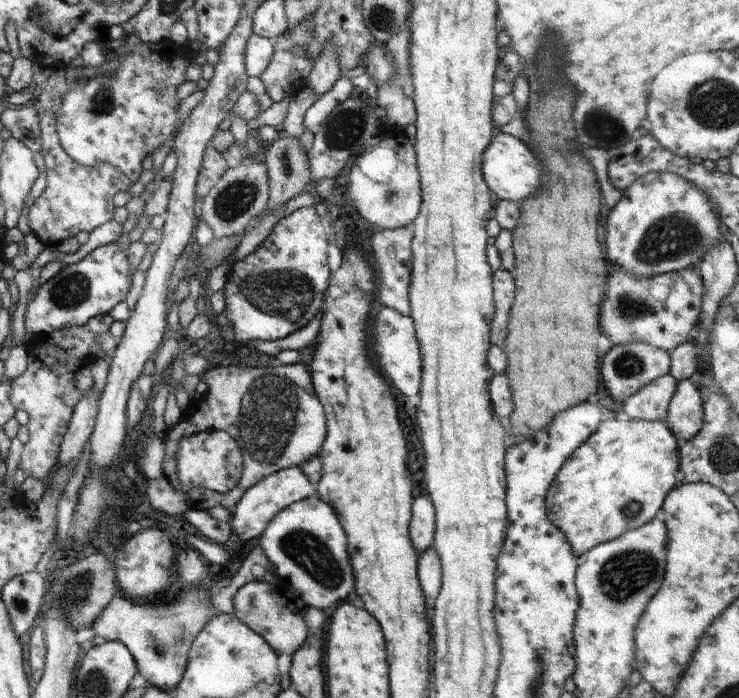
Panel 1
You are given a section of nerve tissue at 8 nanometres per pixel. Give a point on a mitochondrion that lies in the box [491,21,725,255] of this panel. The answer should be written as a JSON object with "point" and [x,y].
{"point":[609,130]}

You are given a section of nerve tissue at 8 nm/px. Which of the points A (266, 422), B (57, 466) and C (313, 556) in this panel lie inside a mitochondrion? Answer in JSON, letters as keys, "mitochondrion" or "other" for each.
{"A":"mitochondrion","B":"other","C":"mitochondrion"}

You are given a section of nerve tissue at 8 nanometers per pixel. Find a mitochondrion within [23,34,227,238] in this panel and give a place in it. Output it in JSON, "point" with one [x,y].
{"point":[102,103]}

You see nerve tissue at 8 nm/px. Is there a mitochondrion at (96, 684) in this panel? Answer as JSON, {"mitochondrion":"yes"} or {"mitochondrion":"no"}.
{"mitochondrion":"yes"}

